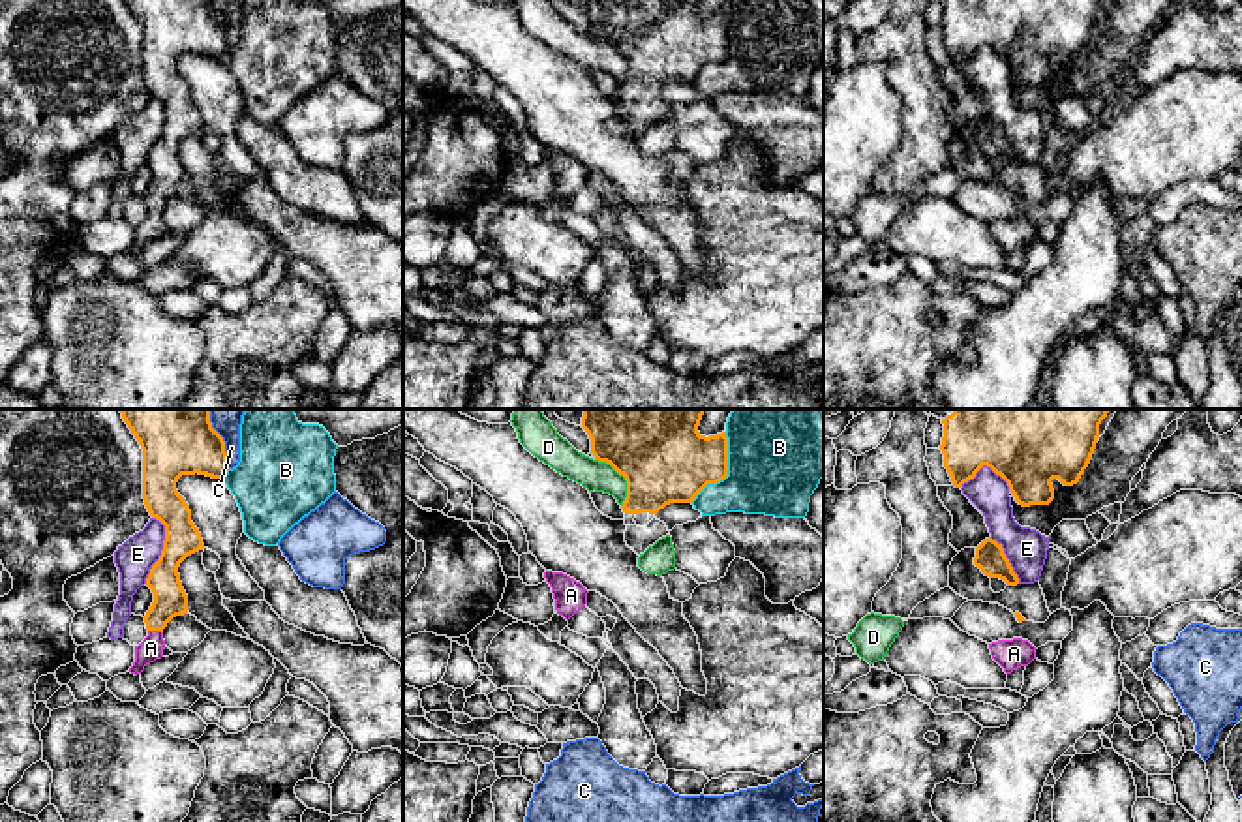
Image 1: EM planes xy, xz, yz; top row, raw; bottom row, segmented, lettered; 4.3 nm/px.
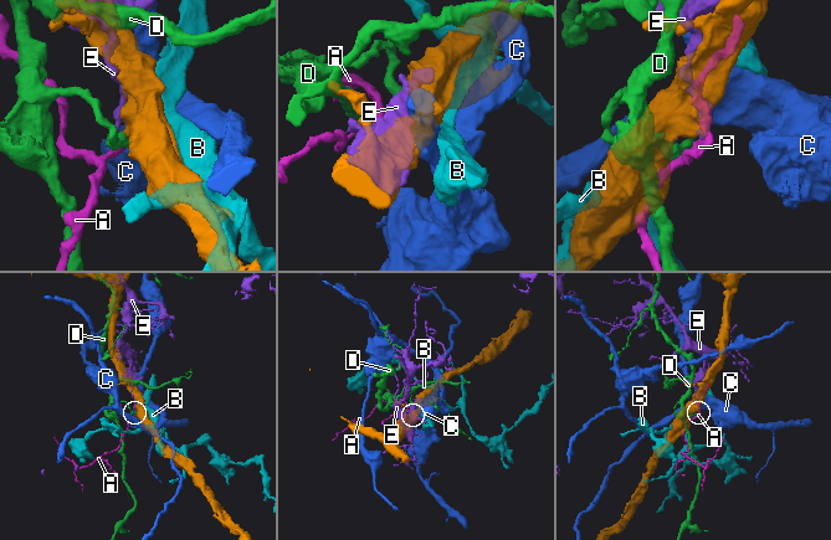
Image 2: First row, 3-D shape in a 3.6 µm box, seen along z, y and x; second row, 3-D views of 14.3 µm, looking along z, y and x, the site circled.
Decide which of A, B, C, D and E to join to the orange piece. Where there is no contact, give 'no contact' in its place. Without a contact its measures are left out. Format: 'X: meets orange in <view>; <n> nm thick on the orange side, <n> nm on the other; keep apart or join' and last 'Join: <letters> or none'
A: meets orange in xy; 140 nm thick on the orange side, 100 nm on the other; join
B: meets orange in xz; 360 nm thick on the orange side, 440 nm on the other; keep apart
C: meets orange in xy; 360 nm thick on the orange side, 140 nm on the other; keep apart
D: meets orange in xz; 460 nm thick on the orange side, 130 nm on the other; keep apart
E: meets orange in xy; 150 nm thick on the orange side, 160 nm on the other; keep apart
Join: A

